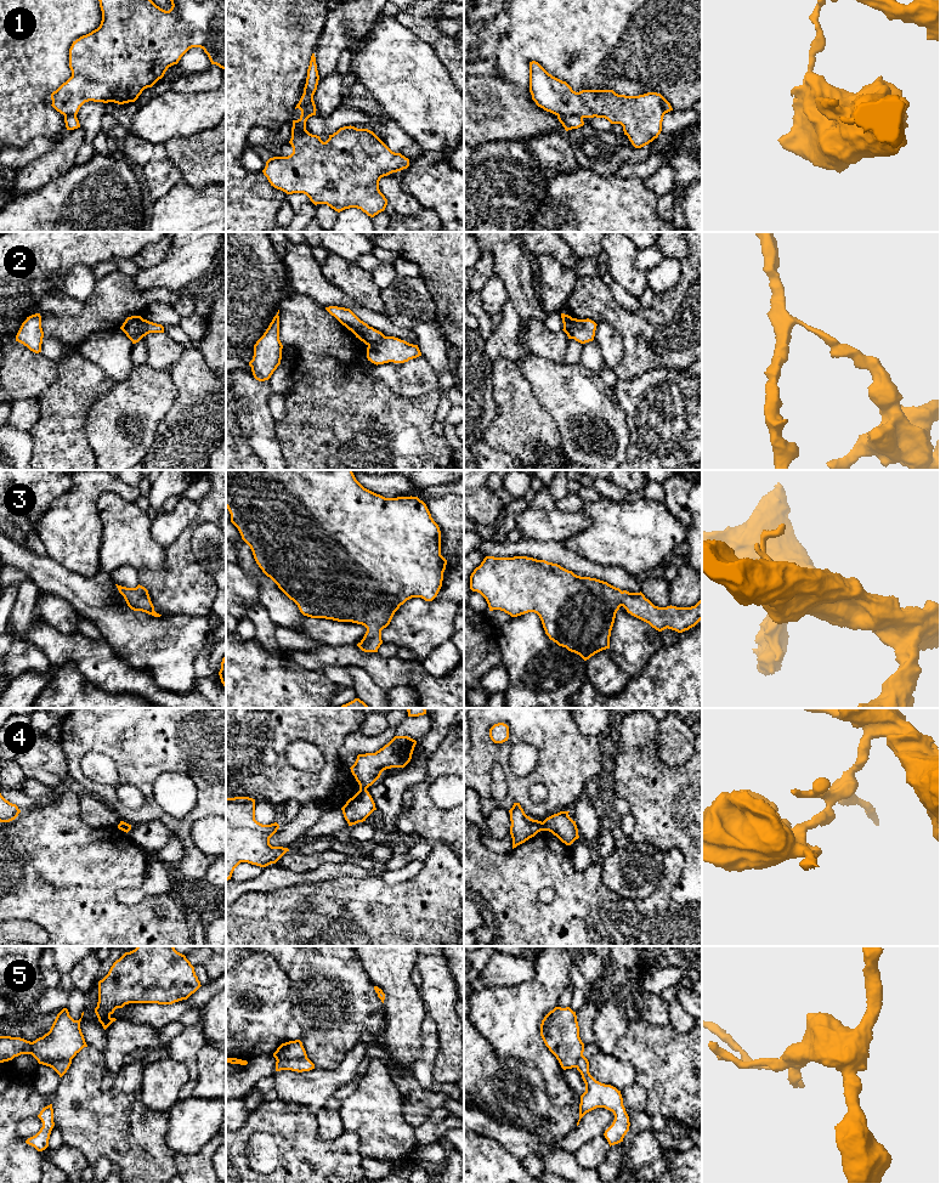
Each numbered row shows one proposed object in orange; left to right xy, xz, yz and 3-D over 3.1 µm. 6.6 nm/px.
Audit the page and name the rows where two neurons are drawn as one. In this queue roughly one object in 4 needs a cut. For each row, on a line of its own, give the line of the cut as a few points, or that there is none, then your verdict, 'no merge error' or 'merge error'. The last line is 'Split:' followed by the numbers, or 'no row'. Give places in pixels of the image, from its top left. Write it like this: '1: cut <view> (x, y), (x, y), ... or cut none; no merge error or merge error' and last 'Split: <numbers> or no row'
1: cut yz (558, 114), (578, 114), (582, 118); merge error
2: cut yz (572, 318), (571, 338); merge error
3: cut none; no merge error
4: cut yz (542, 822), (543, 830); merge error
5: cut xy (71, 1058), (43, 1060), (40, 1063); merge error
Split: 1, 2, 4, 5

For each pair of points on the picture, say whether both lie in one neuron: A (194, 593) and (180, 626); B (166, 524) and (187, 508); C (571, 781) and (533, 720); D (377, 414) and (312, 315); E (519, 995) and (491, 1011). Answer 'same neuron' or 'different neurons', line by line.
A: different neurons
B: same neuron
C: same neuron
D: same neuron
E: same neuron

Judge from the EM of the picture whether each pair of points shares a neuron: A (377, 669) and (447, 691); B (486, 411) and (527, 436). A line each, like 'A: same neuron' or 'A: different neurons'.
A: same neuron
B: different neurons

